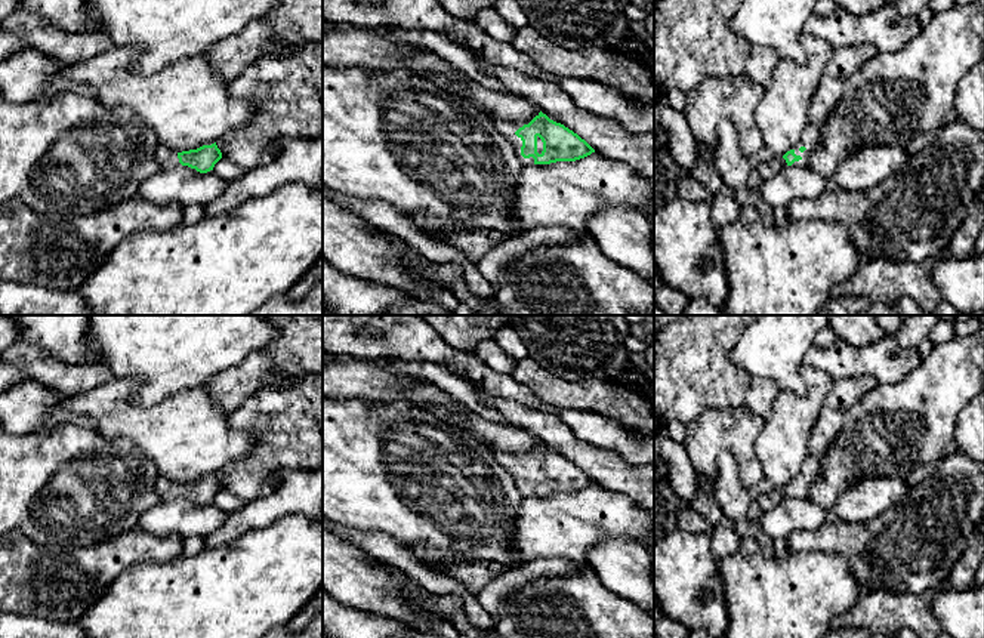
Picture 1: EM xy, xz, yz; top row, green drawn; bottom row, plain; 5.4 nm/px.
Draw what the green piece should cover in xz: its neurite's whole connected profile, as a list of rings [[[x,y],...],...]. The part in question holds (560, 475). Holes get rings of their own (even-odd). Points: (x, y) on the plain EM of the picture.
[[[542,443],[528,454],[510,454],[497,449],[491,451],[512,474],[522,497],[576,493],[595,484],[577,465],[550,451]]]

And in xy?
[[[216,474],[189,483],[176,483],[170,478],[160,477],[155,490],[160,496],[160,502],[188,497],[200,505],[207,505],[213,503],[215,496],[222,490],[222,484]]]

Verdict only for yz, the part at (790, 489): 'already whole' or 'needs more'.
needs more

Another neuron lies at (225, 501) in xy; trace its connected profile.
[[[223,488],[213,499],[213,503],[225,512],[232,512],[232,511],[240,509],[246,505],[246,502],[247,500],[244,500]]]

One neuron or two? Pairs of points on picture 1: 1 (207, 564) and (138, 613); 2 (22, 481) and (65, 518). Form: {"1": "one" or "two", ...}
{"1": "one", "2": "one"}

